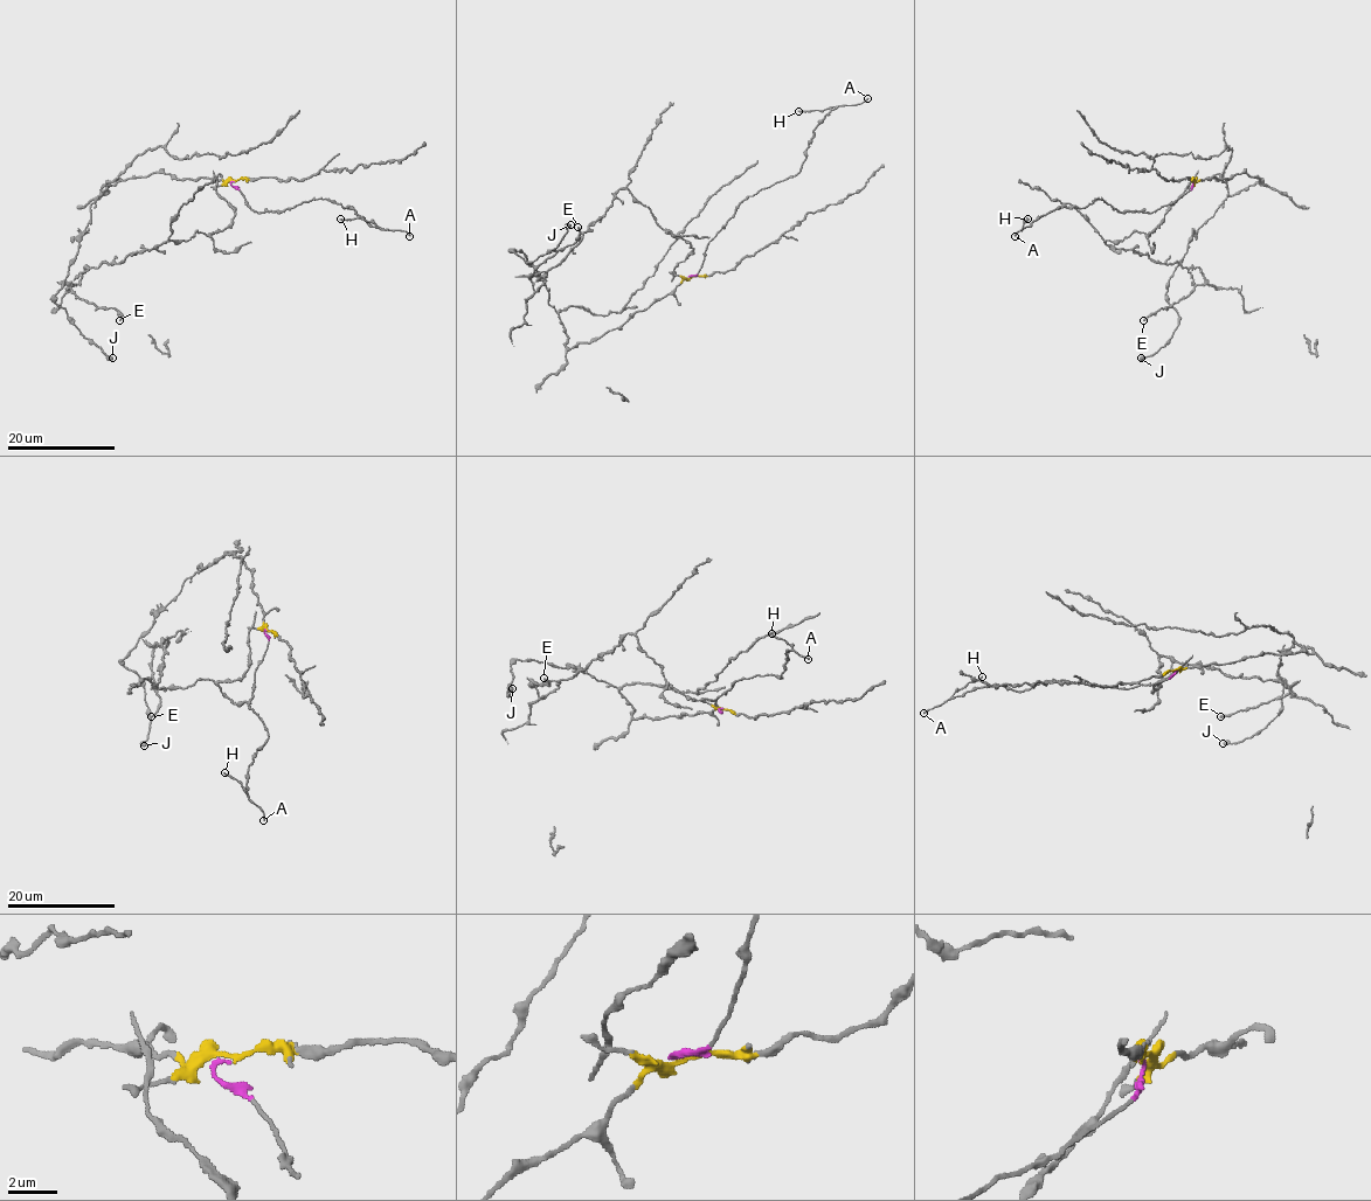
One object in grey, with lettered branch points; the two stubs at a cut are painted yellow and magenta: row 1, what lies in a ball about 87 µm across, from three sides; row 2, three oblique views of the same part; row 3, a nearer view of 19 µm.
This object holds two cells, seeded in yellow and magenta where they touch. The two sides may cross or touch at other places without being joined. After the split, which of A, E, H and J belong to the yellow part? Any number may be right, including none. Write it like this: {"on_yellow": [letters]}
{"on_yellow": ["E", "J"]}

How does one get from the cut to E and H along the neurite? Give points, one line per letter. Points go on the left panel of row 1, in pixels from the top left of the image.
E: (234, 181), (216, 186), (234, 210), (226, 228), (102, 263), (70, 284), (80, 298), (115, 309), (119, 320)
H: (234, 181), (258, 213), (284, 212), (318, 199), (351, 206), (375, 227), (360, 219), (340, 219)

